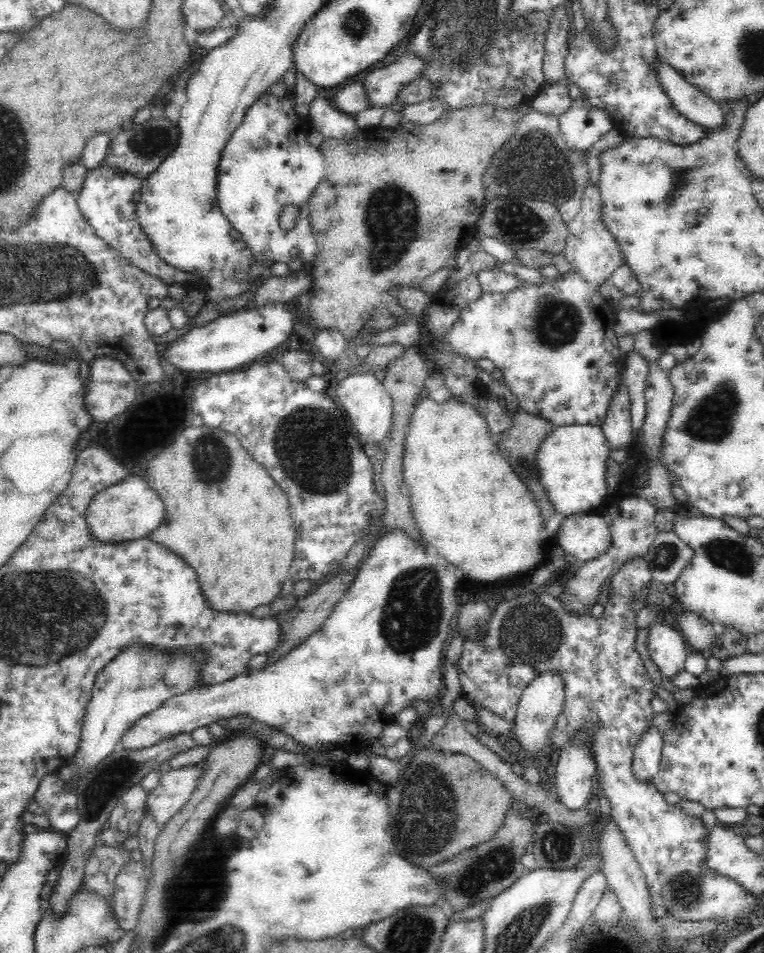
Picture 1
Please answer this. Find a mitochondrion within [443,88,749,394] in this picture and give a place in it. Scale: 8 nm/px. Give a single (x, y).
(534, 163)

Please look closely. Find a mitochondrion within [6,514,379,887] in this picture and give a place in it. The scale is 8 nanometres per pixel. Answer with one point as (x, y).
(114, 777)

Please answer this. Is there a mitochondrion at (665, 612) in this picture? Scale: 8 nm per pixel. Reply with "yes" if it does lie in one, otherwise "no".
no

